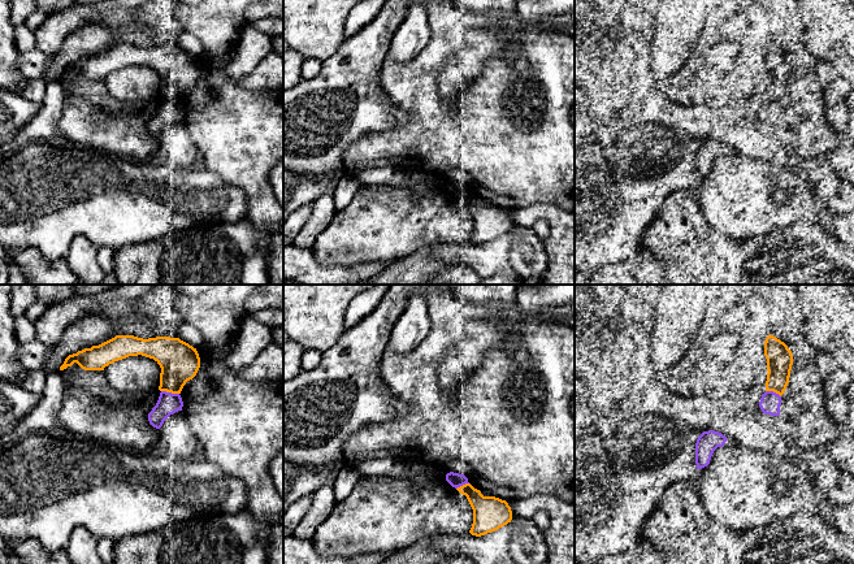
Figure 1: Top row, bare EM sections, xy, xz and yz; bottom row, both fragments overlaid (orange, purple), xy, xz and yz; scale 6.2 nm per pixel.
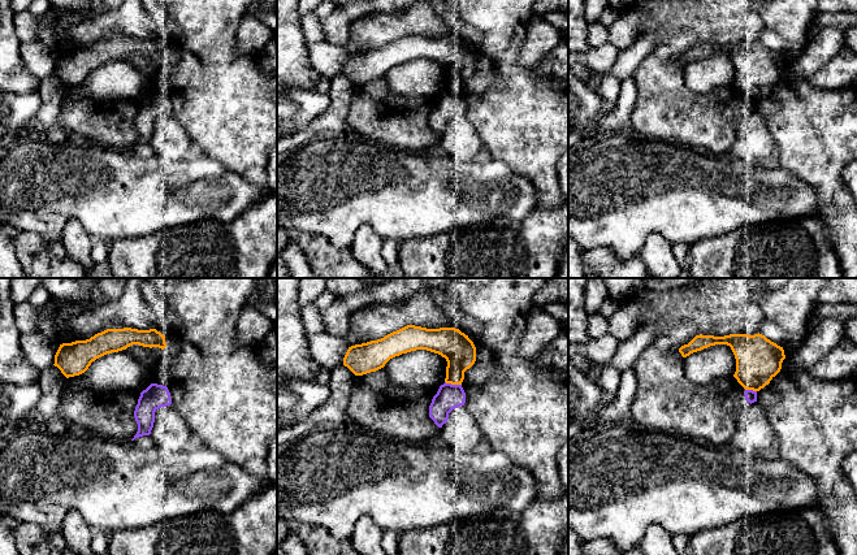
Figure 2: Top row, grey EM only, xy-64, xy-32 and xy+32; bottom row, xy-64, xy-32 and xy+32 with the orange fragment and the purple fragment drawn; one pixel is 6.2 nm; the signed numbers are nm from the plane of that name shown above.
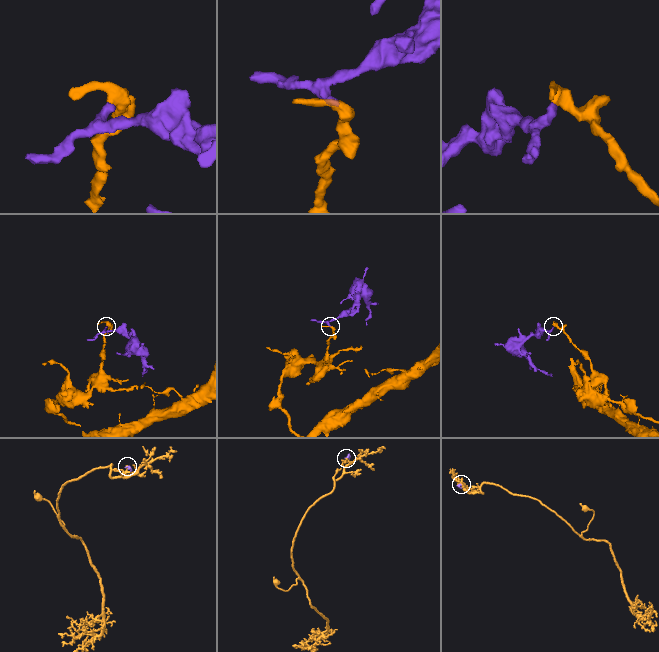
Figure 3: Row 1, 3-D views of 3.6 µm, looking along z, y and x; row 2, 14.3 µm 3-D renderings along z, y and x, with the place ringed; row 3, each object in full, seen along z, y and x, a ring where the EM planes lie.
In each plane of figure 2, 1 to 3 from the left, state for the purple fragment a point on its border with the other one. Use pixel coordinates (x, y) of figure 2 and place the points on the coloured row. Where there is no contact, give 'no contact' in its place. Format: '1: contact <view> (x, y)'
1: no contact
2: contact xy-32 (453, 384)
3: contact xy+32 (751, 389)

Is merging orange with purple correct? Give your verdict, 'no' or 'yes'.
no

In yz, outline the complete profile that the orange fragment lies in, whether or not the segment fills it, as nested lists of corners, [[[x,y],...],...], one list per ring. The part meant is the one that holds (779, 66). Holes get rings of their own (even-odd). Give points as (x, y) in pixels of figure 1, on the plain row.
[[[773,44],[764,51],[764,65],[767,68],[766,100],[773,100],[780,105],[789,92],[793,74],[793,64],[788,55]]]

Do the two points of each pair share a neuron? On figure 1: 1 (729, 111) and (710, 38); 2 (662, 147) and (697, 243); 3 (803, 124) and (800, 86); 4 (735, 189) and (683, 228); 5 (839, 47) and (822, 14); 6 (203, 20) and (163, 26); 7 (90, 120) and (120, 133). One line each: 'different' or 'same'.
1: same
2: different
3: same
4: different
5: same
6: different
7: same

